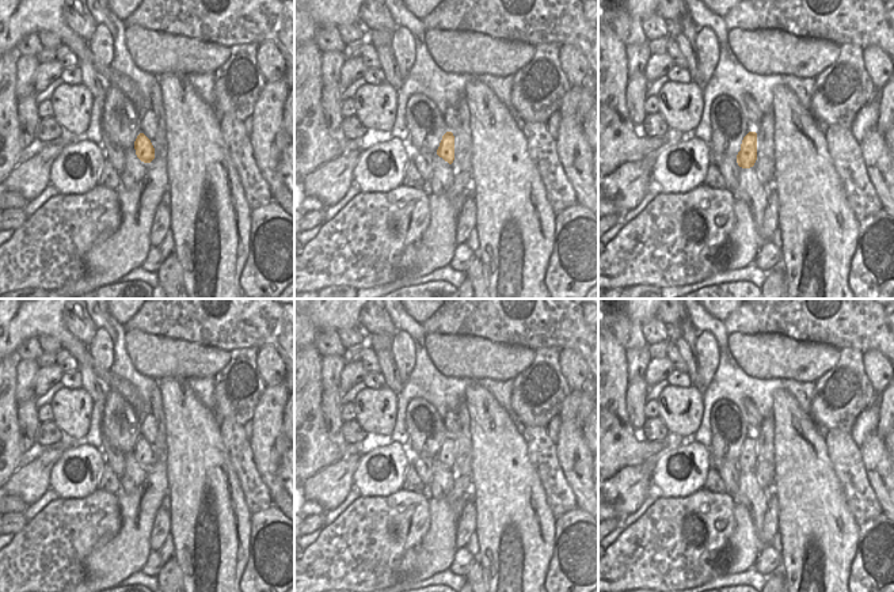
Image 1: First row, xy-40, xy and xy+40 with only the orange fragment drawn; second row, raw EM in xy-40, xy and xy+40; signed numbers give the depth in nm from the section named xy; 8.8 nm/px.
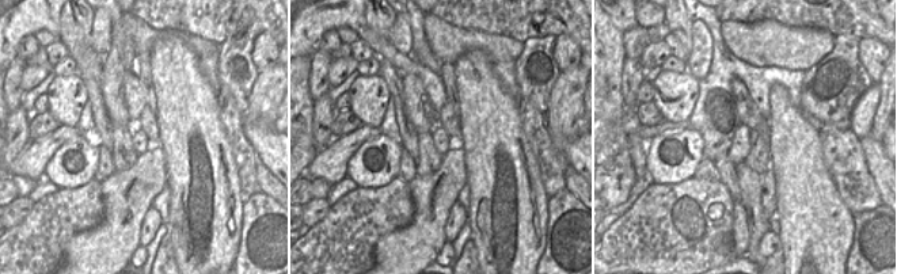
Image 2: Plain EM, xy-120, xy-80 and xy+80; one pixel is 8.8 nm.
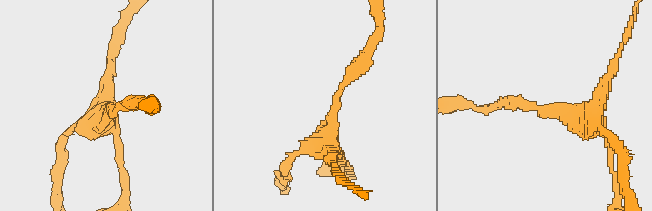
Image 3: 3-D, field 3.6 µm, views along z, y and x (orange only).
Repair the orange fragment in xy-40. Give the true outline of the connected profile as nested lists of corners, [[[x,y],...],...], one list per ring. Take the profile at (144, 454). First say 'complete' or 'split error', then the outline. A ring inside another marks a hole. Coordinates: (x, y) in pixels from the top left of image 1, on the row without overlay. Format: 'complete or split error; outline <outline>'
complete; outline [[[144,437],[137,440],[134,445],[134,454],[137,462],[144,467],[151,467],[155,463],[155,452]]]

